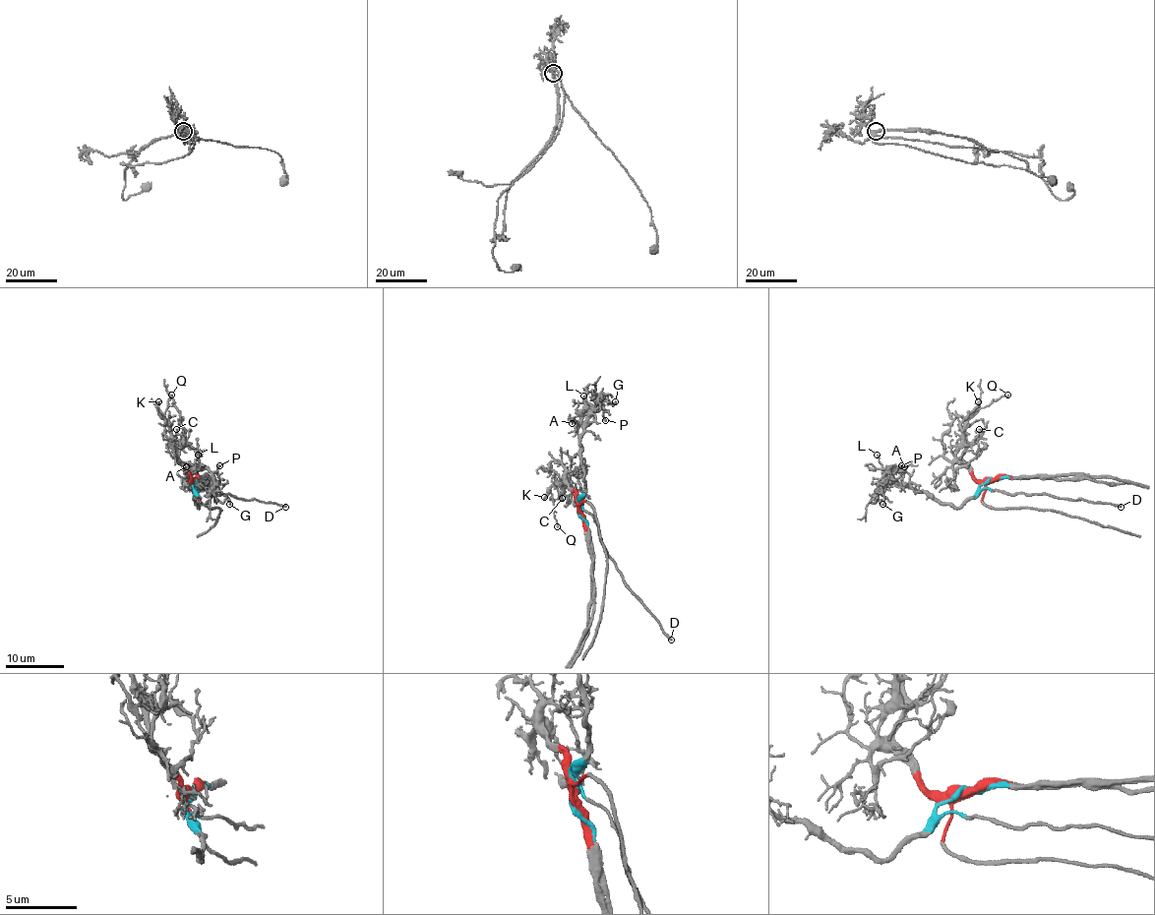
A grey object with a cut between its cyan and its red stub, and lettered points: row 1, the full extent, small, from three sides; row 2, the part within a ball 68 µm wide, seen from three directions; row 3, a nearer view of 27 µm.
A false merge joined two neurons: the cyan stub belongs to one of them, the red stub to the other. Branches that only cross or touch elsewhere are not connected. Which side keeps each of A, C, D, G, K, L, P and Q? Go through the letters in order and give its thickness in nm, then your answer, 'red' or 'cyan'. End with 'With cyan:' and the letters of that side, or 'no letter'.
A: calibre 140 nm; cyan
C: calibre 120 nm; red
D: calibre 240 nm; cyan
G: calibre 150 nm; cyan
K: calibre 140 nm; red
L: calibre 140 nm; cyan
P: calibre 140 nm; cyan
Q: calibre 130 nm; red
With cyan: A, D, G, L, P

